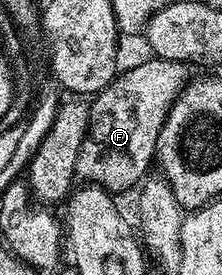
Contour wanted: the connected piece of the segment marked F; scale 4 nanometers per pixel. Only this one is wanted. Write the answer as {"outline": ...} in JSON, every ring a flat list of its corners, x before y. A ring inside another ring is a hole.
{"outline":[[154,55,148,58,148,61,143,61,132,69,124,68,100,93,94,94,89,105,91,126,87,128,87,138,85,143,81,143,81,151,77,155,75,175,80,182,94,183,112,195,120,195,119,193,133,187,135,189,148,176,147,168,150,165,152,168,155,161,157,135,165,123,171,105,179,98,179,93,189,80,188,66,184,62,166,61]]}

